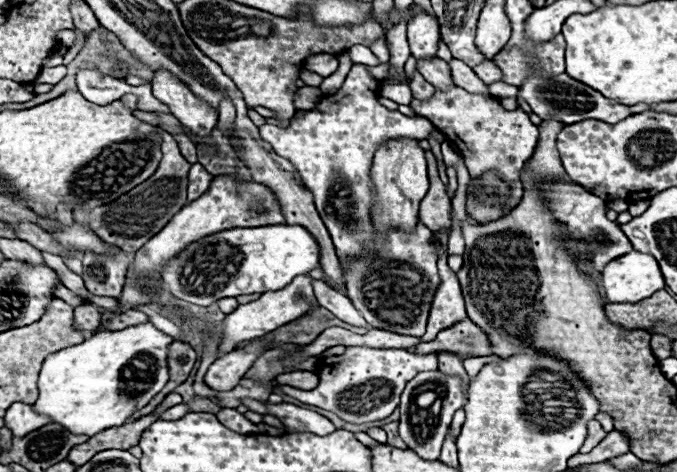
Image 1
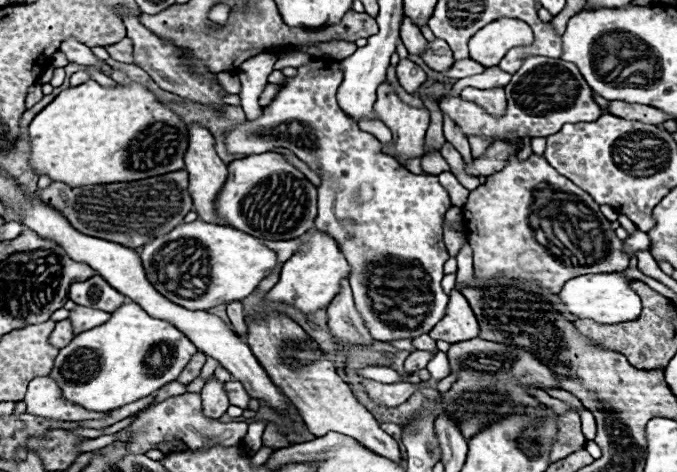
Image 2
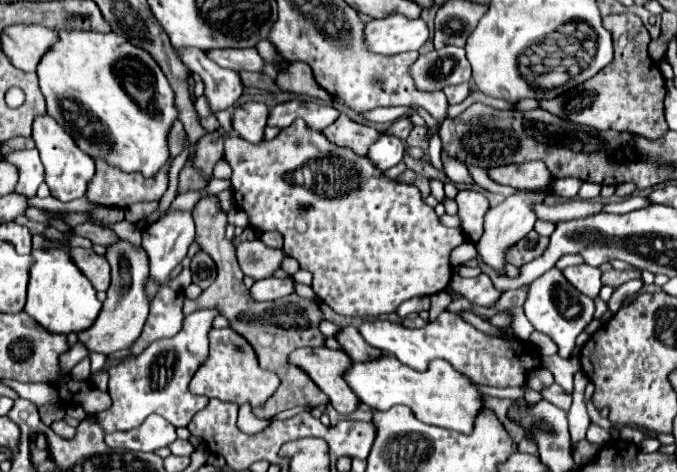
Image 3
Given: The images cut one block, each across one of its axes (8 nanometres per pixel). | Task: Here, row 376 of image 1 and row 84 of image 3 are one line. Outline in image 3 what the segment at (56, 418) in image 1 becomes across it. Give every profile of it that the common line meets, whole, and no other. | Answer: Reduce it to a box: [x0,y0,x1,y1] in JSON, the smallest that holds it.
[36,30,178,178]

